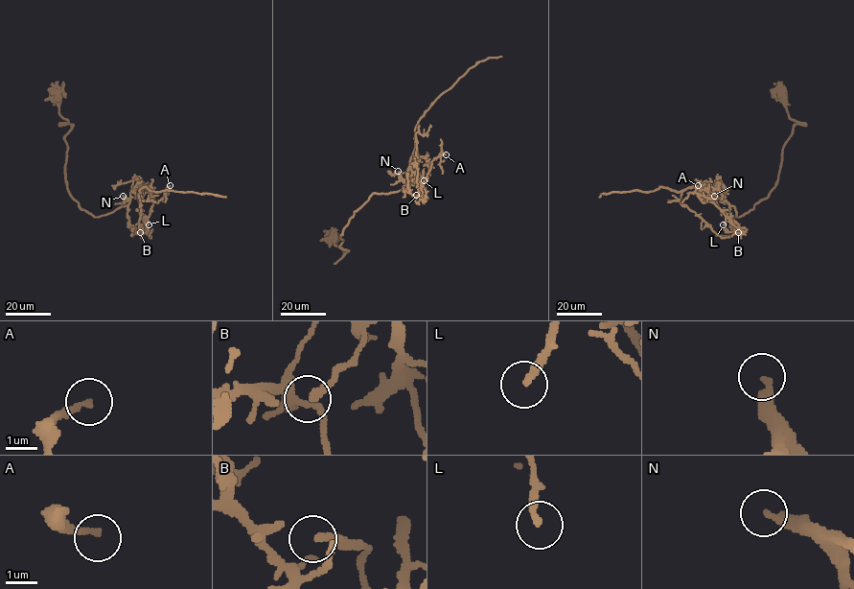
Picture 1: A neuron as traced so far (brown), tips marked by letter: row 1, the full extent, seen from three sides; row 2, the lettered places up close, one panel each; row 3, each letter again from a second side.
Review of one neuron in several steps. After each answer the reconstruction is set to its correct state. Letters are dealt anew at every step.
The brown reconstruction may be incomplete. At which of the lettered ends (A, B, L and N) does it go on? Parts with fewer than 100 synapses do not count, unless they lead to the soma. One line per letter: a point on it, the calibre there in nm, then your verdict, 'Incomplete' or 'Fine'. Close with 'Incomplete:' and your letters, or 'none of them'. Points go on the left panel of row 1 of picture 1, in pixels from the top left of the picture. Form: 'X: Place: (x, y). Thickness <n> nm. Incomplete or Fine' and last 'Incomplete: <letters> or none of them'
A: Place: (170, 185). Thickness 200 nm. Fine
B: Place: (140, 232). Thickness 110 nm. Fine
L: Place: (149, 224). Thickness 200 nm. Fine
N: Place: (123, 196). Thickness 260 nm. Incomplete
Incomplete: N

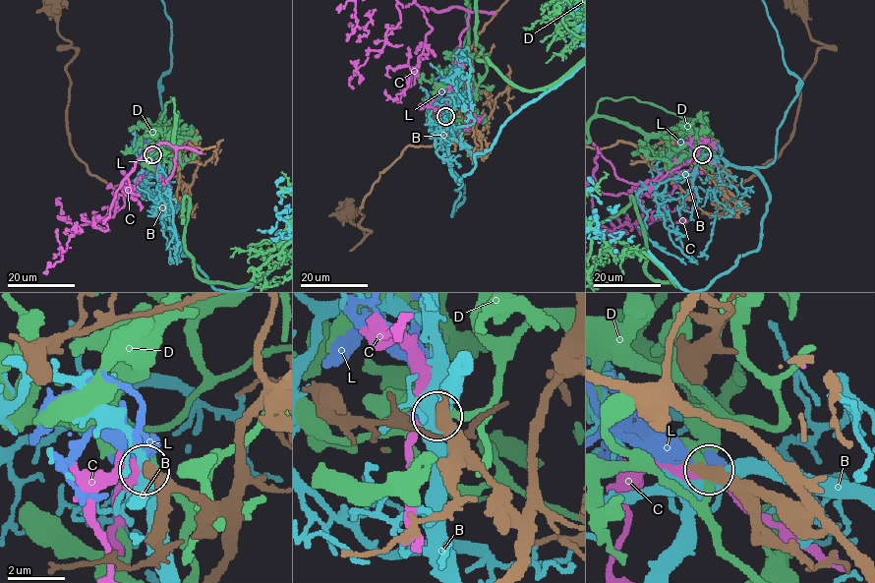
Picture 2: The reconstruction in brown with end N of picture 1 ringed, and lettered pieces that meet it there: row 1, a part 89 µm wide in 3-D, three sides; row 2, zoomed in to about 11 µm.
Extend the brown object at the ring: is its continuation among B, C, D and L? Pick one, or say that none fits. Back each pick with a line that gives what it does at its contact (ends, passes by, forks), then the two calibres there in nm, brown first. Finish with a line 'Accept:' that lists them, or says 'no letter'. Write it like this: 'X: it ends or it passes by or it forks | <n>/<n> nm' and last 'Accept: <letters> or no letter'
L: it passes by | 480/440 nm
Accept: L

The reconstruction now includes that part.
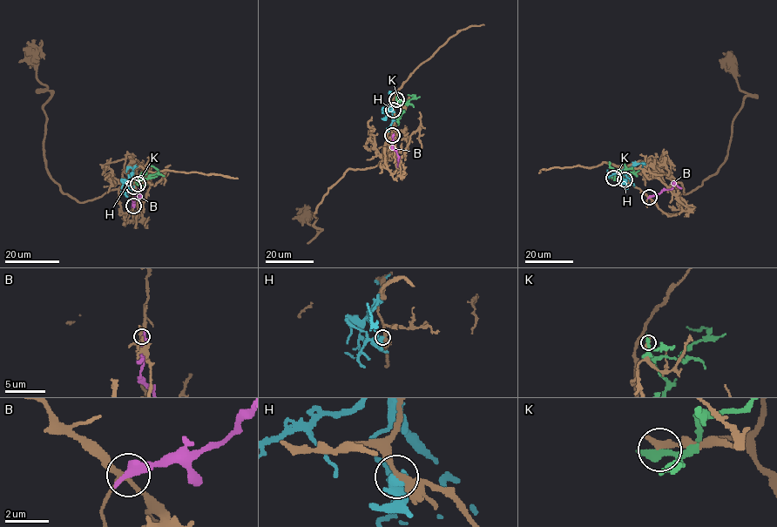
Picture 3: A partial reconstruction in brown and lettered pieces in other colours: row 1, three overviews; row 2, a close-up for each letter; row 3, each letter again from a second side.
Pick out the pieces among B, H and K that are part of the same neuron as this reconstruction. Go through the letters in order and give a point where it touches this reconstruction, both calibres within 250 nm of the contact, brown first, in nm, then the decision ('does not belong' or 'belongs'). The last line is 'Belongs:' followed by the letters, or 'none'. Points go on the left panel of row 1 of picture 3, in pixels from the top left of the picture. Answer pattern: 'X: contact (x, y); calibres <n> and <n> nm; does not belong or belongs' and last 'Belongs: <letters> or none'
B: contact (133, 206); calibres 170 and 550 nm; does not belong
H: contact (133, 186); calibres 280 and 480 nm; does not belong
K: contact (138, 184); calibres 320 and 280 nm; does not belong
Belongs: none

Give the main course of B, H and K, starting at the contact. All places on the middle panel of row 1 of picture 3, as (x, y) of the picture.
B: (392, 135), (392, 147), (399, 157), (397, 166)
H: (393, 111), (384, 107), (382, 110), (391, 109), (388, 93)
K: (396, 99), (395, 104), (402, 111), (396, 118), (398, 124)

